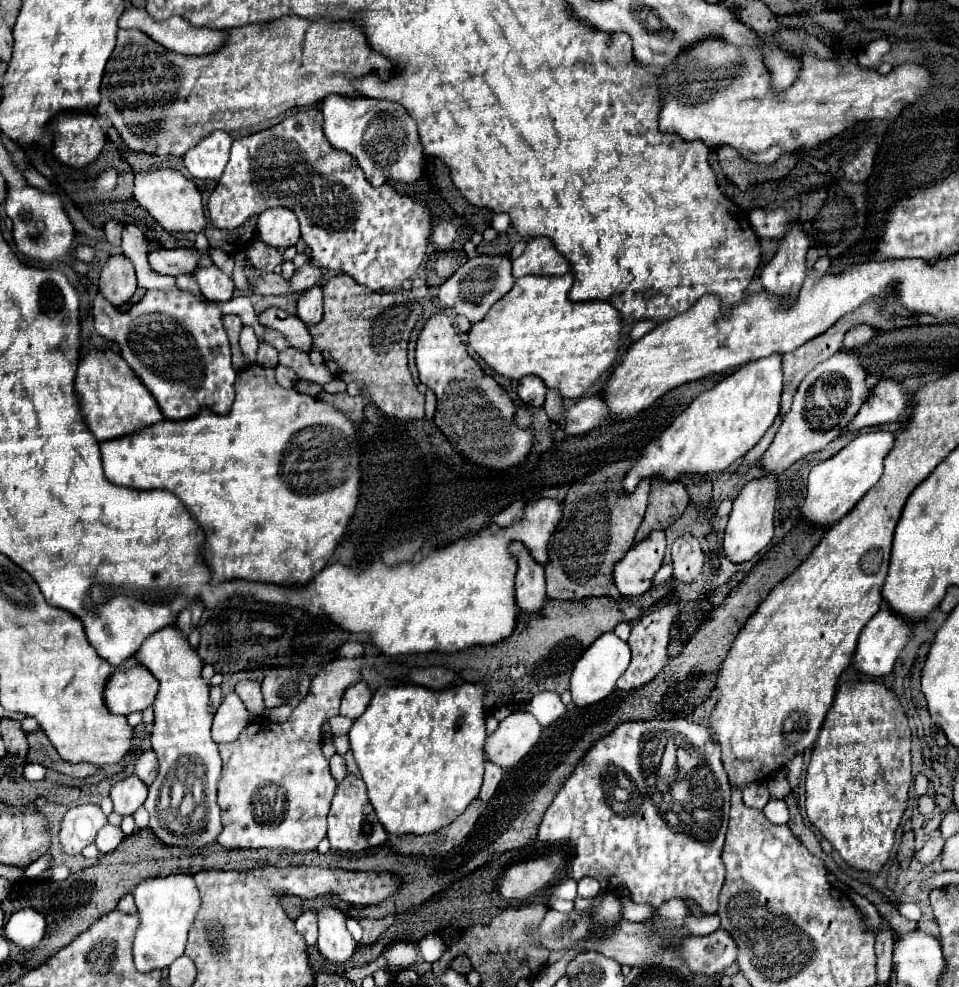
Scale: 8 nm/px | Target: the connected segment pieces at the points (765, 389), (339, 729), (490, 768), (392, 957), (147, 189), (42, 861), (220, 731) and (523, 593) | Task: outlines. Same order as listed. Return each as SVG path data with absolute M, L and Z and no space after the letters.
M773 353L741 365L731 375L723 377L711 391L701 393L679 417L675 417L659 439L647 445L643 457L625 475L625 491L633 491L643 477L661 475L665 479L677 479L681 473L707 475L725 471L765 435L779 413L781 391L781 355Z
M337 715L337 717L329 719L329 723L331 723L331 733L333 733L333 735L341 735L341 733L347 733L347 731L349 731L349 727L351 727L353 721L351 721L349 717Z
M487 761L485 763L485 781L483 781L483 789L479 793L479 799L489 801L491 795L495 793L495 789L497 789L497 785L501 783L501 779L503 779L503 769L499 765Z
M397 941L389 951L387 951L387 963L389 967L393 967L391 971L403 971L405 967L413 965L417 961L419 953L415 951L415 947L409 941Z
M159 167L159 169L147 169L143 173L137 173L135 175L133 197L167 231L193 231L193 233L199 233L205 227L203 203L201 203L201 193L199 193L197 185L175 169Z
M45 853L43 857L39 857L37 861L33 861L33 863L25 869L25 877L27 877L27 879L35 879L43 875L43 872L47 871L51 865L53 865L53 857L51 857L49 853Z
M227 693L213 717L213 739L217 743L235 741L255 717L245 709L237 693Z
M513 541L509 545L509 551L513 557L517 557L517 575L515 575L515 601L521 611L535 613L539 611L545 601L545 573L543 565L537 563L529 549L521 545L519 541Z

